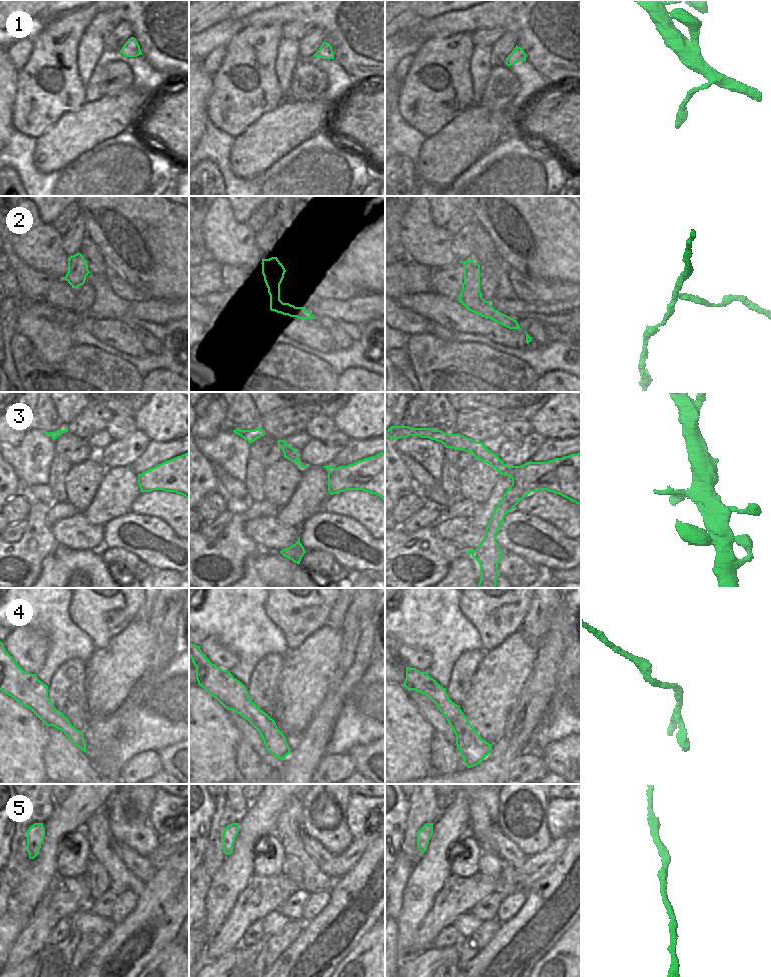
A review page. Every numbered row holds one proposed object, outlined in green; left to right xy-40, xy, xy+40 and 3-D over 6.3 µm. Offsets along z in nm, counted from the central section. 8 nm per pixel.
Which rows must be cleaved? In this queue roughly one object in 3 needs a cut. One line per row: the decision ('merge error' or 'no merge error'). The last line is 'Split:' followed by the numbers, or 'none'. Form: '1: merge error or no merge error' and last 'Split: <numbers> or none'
1: merge error
2: merge error
3: no merge error
4: no merge error
5: no merge error
Split: 1, 2

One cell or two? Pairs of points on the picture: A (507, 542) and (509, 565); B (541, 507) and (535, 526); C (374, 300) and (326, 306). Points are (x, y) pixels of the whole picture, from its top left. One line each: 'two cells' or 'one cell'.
A: two cells
B: two cells
C: one cell

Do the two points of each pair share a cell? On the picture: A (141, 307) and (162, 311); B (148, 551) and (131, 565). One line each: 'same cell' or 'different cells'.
A: same cell
B: different cells

